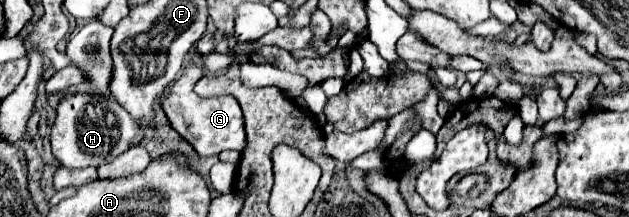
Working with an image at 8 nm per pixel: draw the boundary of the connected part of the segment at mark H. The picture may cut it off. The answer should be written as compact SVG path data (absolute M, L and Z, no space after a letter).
M68 94L58 102L56 120L52 124L50 144L56 160L66 168L100 166L114 160L128 148L140 144L144 128L110 96L102 94Z

